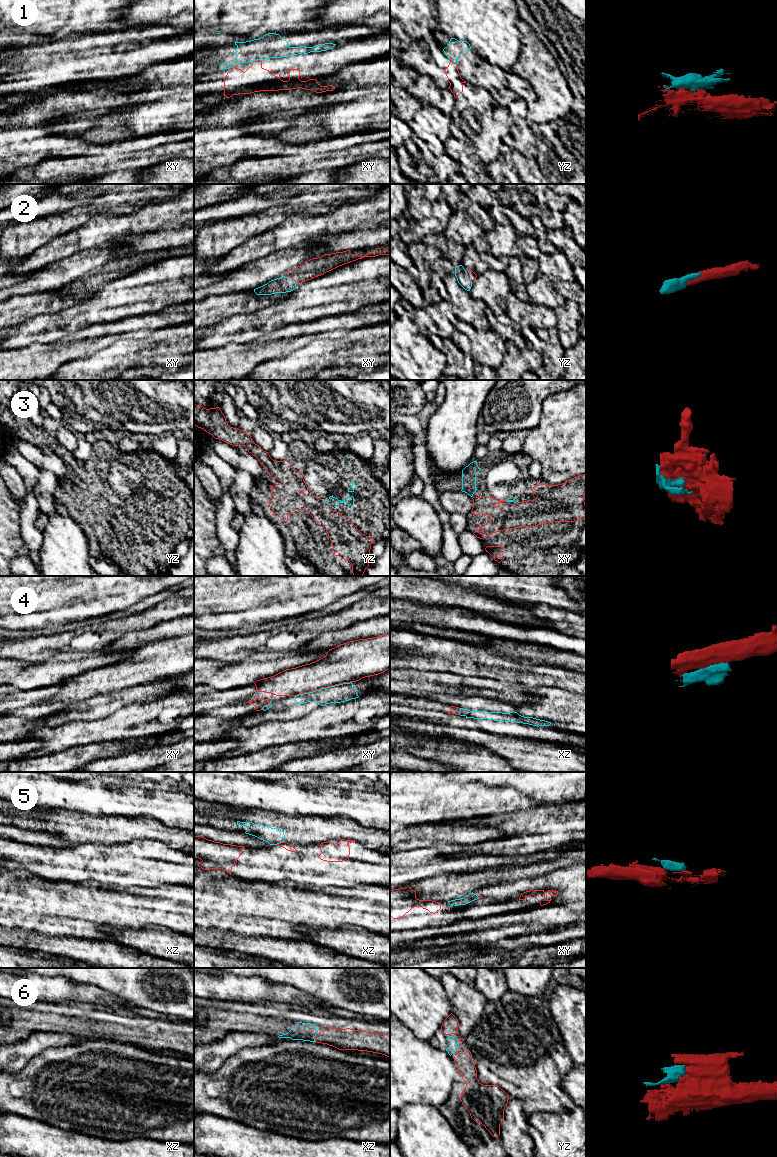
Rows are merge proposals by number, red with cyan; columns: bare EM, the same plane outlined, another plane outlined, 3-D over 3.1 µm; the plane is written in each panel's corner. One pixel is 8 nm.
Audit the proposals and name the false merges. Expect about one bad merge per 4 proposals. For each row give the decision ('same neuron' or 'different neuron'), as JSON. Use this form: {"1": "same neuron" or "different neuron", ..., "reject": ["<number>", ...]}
{"1": "same neuron", "2": "same neuron", "3": "same neuron", "4": "different neuron", "5": "different neuron", "6": "same neuron", "reject": ["4", "5"]}

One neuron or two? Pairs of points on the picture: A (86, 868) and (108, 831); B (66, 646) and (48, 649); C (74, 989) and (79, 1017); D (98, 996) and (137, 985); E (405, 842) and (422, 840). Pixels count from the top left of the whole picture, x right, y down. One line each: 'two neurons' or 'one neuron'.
A: two neurons
B: one neuron
C: two neurons
D: two neurons
E: one neuron

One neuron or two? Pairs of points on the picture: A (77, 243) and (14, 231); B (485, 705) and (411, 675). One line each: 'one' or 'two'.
A: two
B: two

